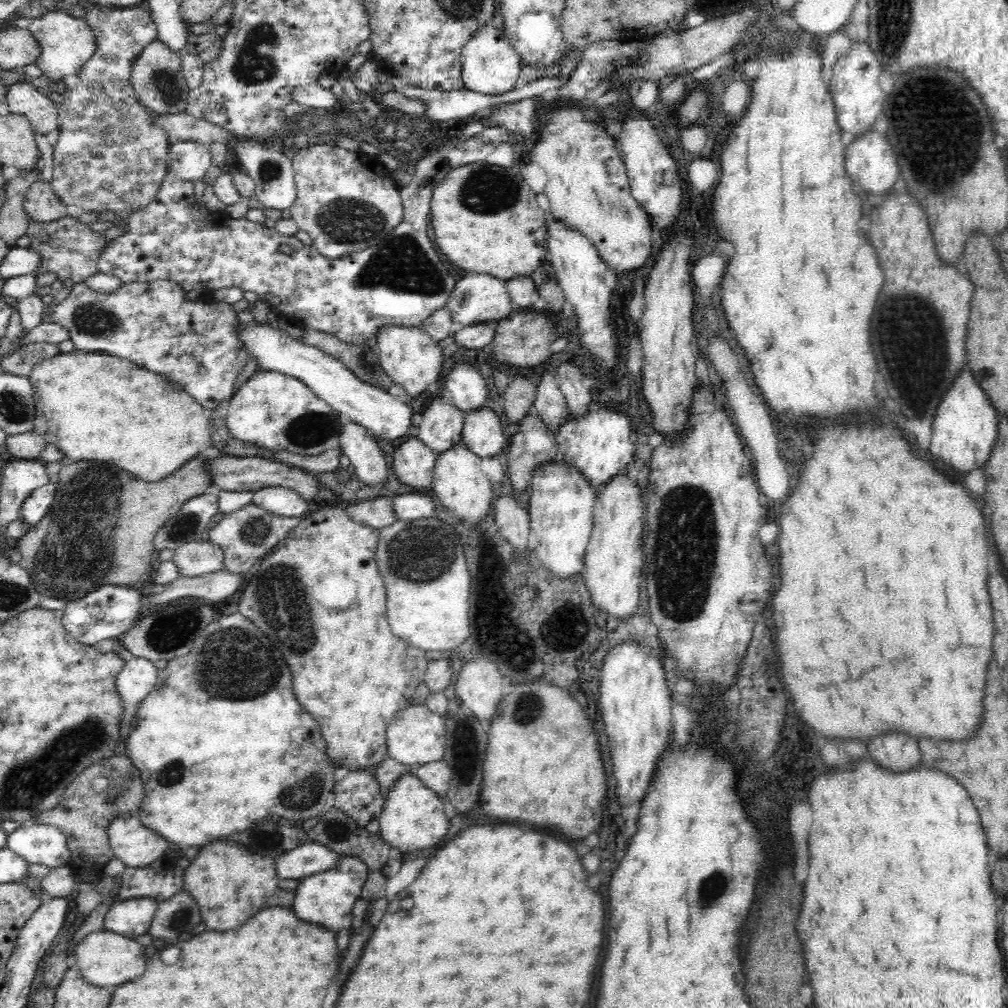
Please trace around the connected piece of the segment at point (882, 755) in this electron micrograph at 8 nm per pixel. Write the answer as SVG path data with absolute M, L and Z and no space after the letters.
M882 734L868 742L868 754L880 766L888 766L888 770L912 770L912 766L920 766L918 742L908 736Z

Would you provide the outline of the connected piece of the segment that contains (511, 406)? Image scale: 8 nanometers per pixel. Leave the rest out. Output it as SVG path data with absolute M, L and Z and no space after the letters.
M516 374L502 390L503 410L512 424L518 424L529 411L533 411L536 386L525 376Z

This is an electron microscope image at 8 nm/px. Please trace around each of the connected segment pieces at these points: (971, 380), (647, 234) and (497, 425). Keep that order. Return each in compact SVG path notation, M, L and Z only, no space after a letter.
M970 370L961 371L937 406L931 428L930 458L960 476L972 472L976 466L980 470L985 468L999 433L999 416L978 384Z
M584 101L542 104L538 114L540 136L534 143L530 156L547 174L545 195L550 201L553 216L588 238L596 247L600 258L608 265L613 277L620 272L634 271L648 260L652 250L651 222L648 213L632 196L627 168L615 147L613 130L606 131L602 119L588 120L584 115L586 106L588 105Z
M478 407L464 416L461 441L480 458L494 457L504 447L500 417L494 409Z

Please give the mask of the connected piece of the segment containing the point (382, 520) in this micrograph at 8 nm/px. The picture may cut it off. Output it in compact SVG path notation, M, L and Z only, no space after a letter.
M376 498L354 502L347 507L348 516L360 524L377 530L392 526L397 521L393 501L390 498Z

